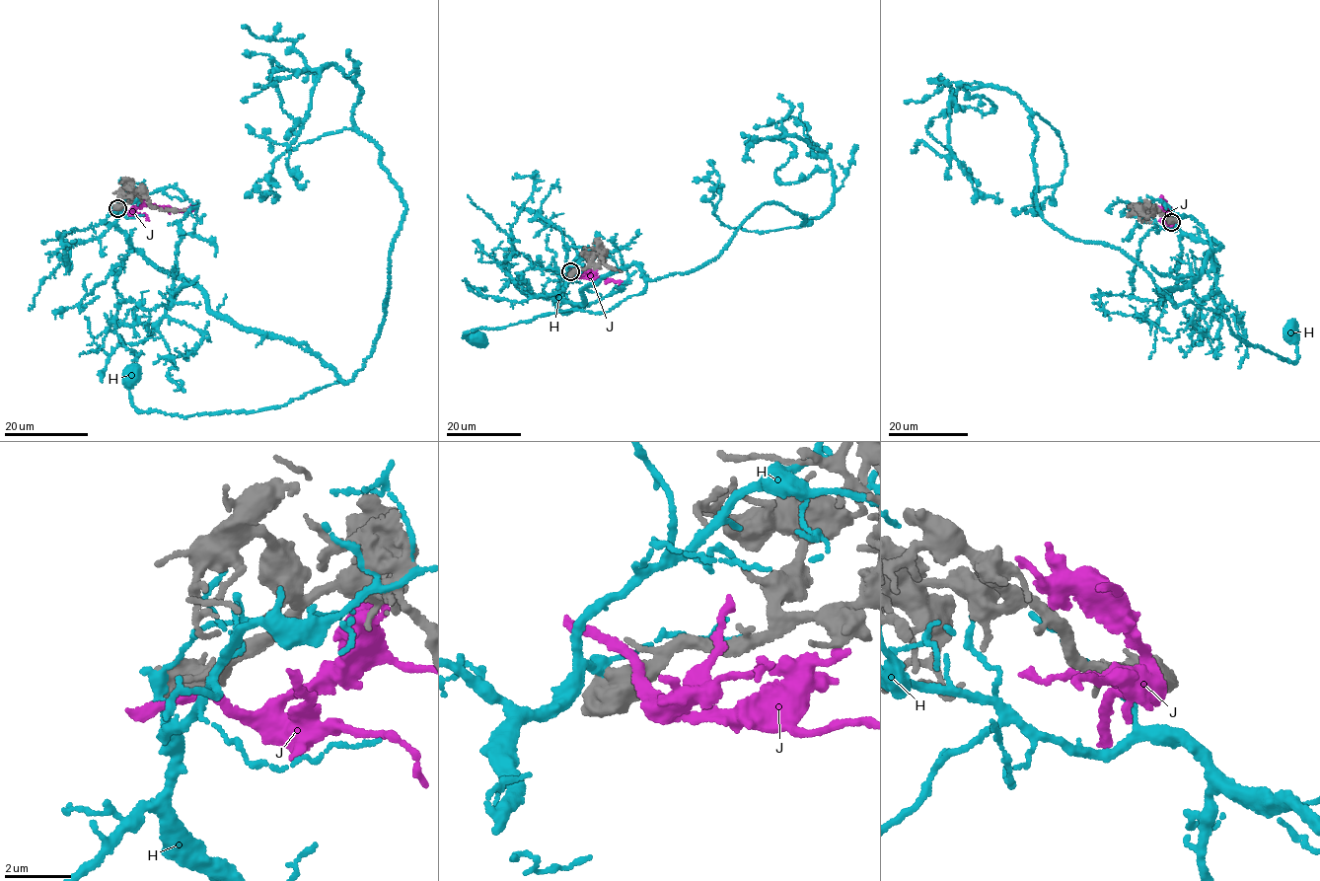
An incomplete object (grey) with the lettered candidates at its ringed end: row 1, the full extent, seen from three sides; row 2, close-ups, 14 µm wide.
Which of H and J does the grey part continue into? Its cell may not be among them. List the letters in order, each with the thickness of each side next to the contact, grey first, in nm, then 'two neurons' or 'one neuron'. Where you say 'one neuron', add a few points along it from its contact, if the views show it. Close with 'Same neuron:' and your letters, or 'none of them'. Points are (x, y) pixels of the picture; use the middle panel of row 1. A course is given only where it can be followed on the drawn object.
H: calibres 850 and 280 nm; two neurons
J: calibres 440 and 240 nm; two neurons
Same neuron: none of them

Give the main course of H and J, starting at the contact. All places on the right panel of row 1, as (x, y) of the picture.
H: (1172, 221), (1221, 247), (1197, 277), (1161, 295), (1221, 312), (1233, 334), (1291, 363), (1289, 334)
J: (1169, 222), (1173, 217), (1161, 199)

